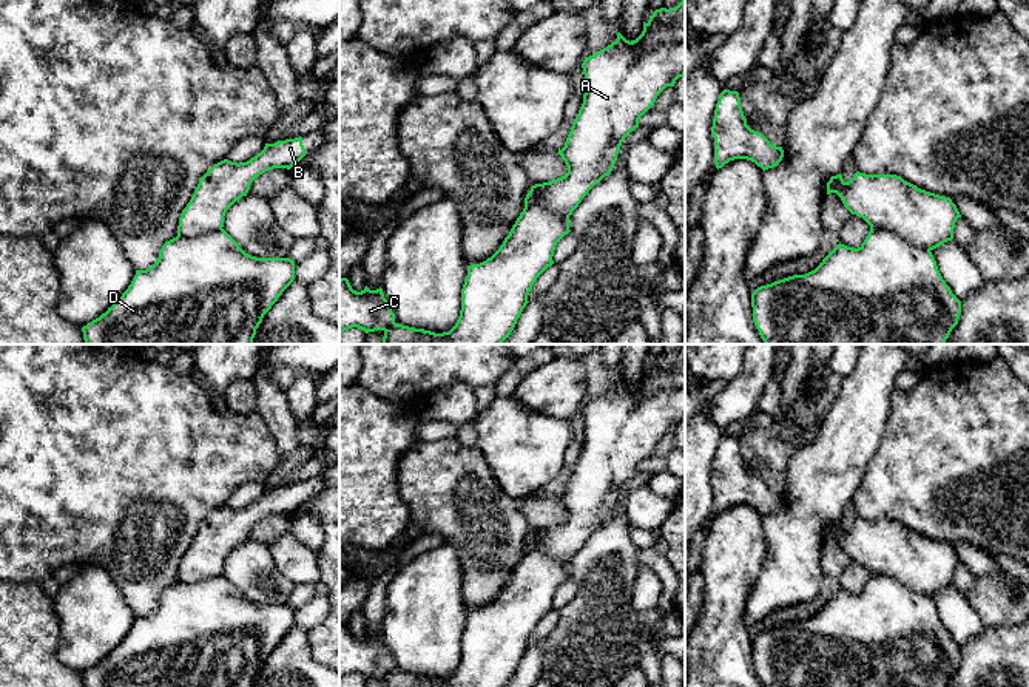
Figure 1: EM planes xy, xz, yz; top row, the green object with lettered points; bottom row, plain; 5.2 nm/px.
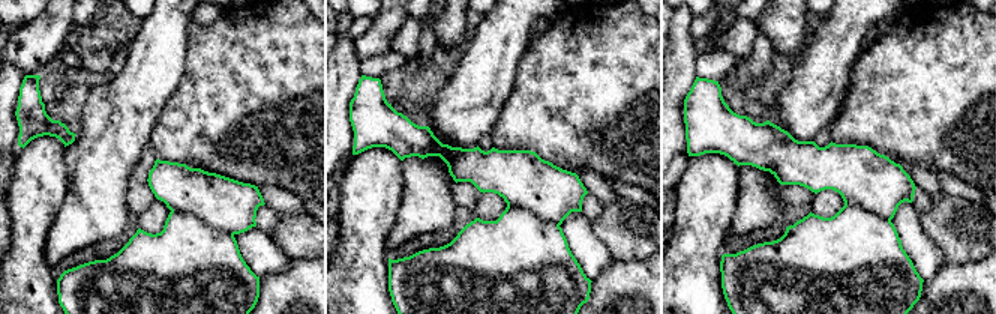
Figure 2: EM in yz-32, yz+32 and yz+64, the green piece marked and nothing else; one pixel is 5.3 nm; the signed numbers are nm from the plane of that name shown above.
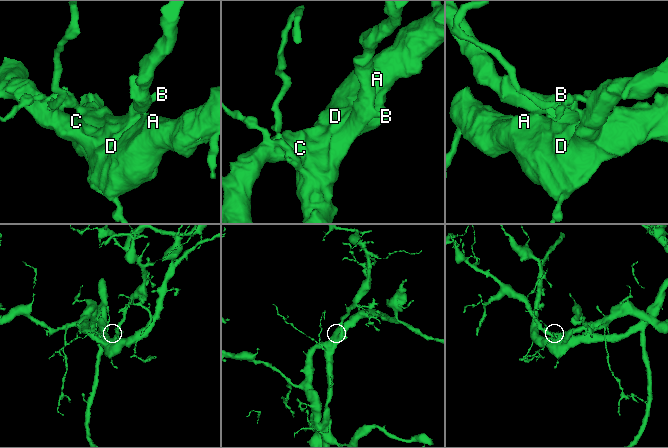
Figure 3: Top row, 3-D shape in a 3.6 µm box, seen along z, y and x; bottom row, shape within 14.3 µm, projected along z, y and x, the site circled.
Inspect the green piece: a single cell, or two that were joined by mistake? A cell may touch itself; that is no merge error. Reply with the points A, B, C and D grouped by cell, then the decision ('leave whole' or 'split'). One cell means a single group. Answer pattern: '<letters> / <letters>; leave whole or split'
A C D / B; split

